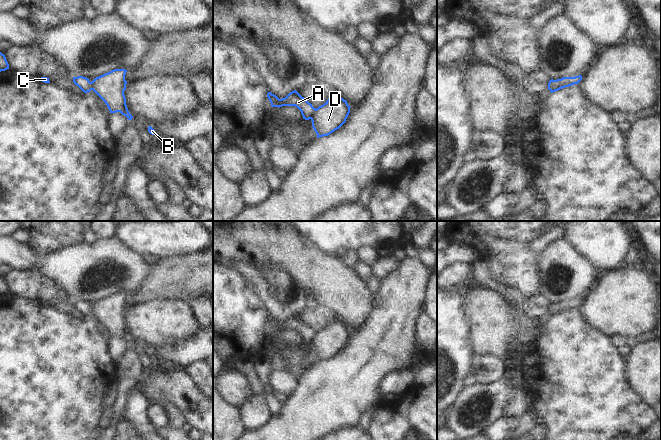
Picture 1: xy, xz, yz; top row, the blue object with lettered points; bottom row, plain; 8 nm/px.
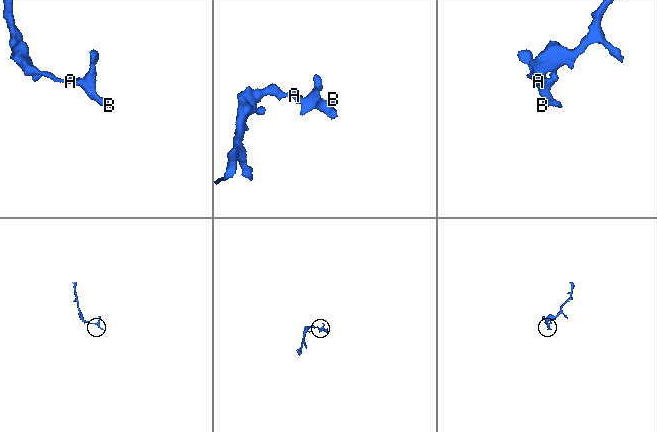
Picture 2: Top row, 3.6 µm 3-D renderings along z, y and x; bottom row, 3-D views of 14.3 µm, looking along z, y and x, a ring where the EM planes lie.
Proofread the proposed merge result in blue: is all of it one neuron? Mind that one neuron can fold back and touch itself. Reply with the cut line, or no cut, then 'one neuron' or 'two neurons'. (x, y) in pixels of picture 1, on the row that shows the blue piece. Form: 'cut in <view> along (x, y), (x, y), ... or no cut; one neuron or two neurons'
cut in xz along (315, 109), (310, 118); two neurons

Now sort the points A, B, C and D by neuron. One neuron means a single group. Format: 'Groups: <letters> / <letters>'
Groups: A C / B D.

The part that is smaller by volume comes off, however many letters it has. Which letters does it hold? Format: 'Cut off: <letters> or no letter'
Cut off: B, D

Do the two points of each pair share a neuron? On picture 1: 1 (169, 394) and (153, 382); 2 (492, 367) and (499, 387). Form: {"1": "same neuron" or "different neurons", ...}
{"1": "same neuron", "2": "different neurons"}

